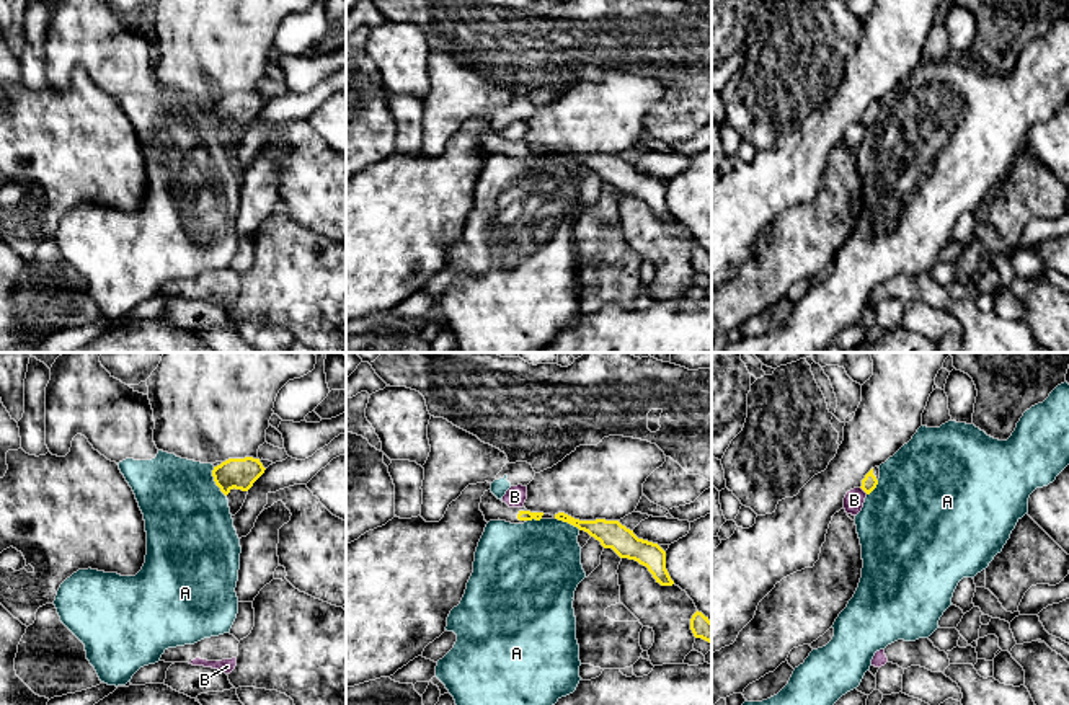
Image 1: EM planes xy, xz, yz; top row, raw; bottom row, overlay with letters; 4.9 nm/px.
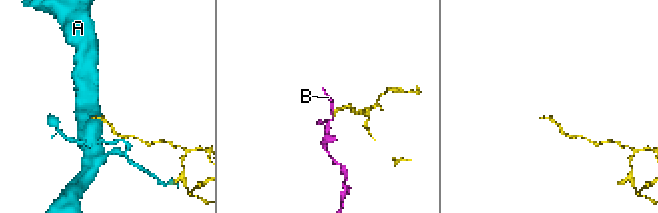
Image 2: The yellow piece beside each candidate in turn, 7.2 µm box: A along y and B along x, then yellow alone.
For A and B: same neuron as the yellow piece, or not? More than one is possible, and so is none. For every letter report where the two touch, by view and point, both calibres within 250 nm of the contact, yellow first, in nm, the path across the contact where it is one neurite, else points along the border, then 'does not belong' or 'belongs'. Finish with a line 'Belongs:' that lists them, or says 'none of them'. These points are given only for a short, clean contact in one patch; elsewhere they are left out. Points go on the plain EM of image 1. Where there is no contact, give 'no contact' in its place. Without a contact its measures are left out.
A: contact xy (214, 115); calibres 160 and 420 nm; border xy (212, 101), (212, 115), (226, 131); does not belong
B: contact yz (864, 124); calibres 80 and 100 nm; border yz (860, 121), (867, 128); does not belong
Belongs: none of them

